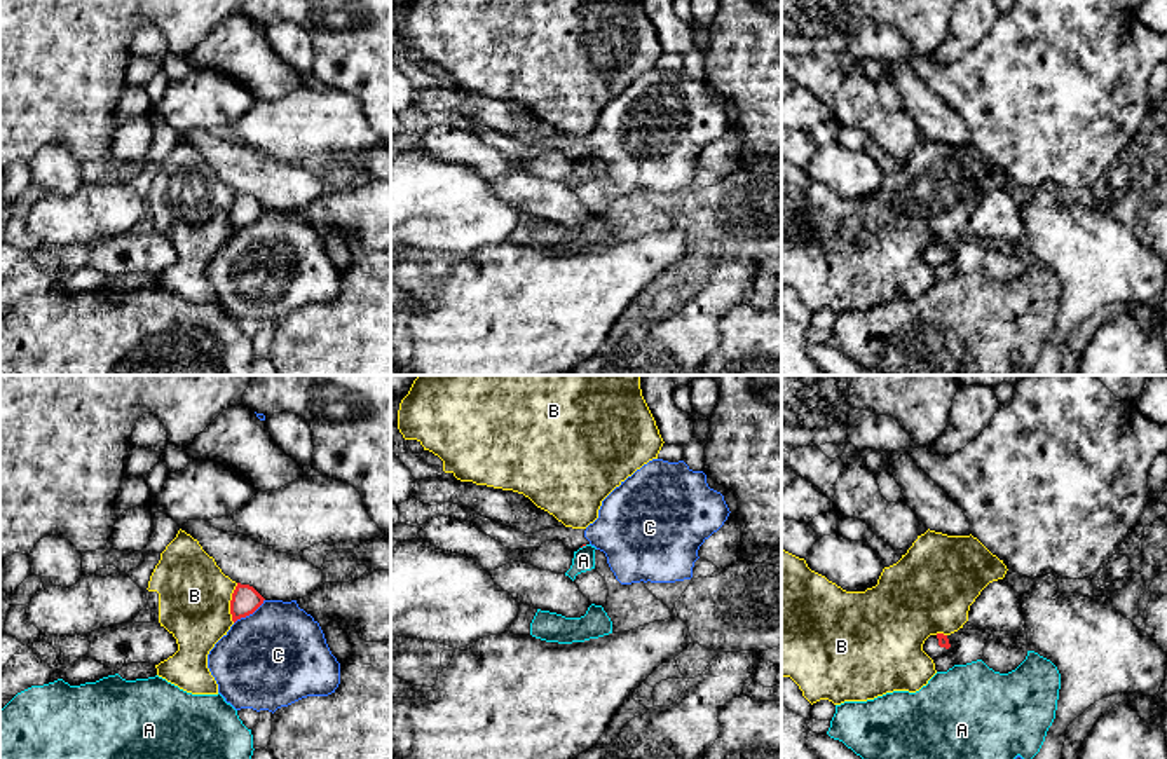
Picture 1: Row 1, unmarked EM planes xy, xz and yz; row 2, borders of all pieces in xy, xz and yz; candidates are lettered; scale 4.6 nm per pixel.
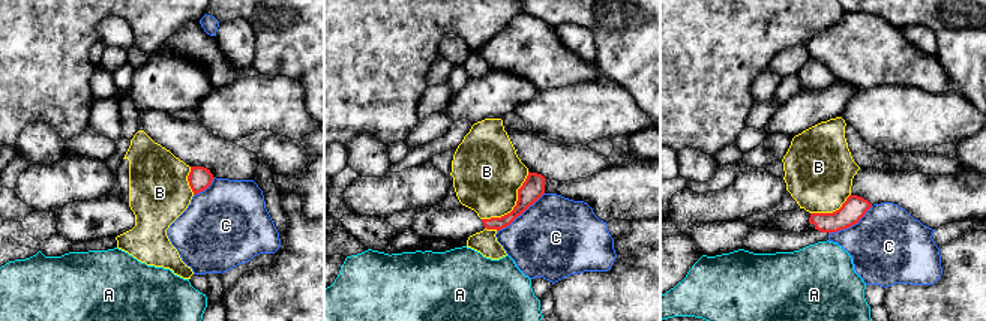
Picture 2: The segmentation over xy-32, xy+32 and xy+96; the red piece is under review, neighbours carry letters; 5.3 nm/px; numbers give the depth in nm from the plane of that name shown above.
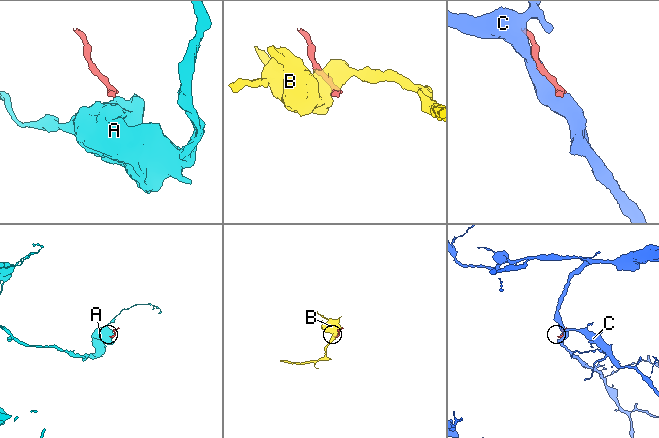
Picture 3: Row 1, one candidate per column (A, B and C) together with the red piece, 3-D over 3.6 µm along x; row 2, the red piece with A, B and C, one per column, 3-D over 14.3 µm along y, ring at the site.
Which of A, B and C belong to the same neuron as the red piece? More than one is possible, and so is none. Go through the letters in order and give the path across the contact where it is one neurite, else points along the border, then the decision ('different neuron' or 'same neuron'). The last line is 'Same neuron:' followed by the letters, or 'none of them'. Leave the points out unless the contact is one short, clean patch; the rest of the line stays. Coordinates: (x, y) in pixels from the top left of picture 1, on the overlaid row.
A: border xz (586, 545), (581, 548); different neuron
B: different neuron
C: different neuron
Same neuron: none of them

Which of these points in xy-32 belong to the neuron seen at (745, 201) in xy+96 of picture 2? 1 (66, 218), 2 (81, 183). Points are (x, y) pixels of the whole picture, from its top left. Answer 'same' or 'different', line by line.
1: different
2: same

